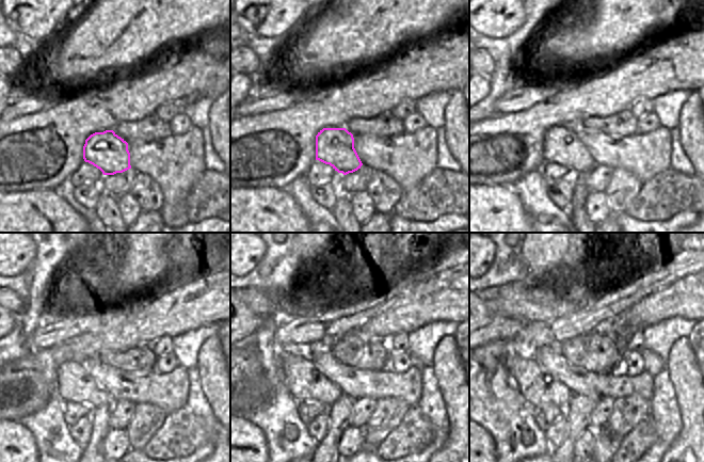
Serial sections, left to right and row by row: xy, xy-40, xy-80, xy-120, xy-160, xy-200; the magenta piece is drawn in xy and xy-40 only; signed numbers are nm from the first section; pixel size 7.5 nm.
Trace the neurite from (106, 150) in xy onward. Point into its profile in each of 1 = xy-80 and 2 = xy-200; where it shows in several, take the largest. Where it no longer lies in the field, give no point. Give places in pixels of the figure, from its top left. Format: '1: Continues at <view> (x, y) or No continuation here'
1: Continues at xy-80 (561, 146)
2: Continues at xy-200 (532, 381).

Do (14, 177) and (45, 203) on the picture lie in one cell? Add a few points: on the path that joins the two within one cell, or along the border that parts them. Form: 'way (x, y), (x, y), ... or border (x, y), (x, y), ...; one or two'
border (52, 189), (29, 189), (11, 192); two

